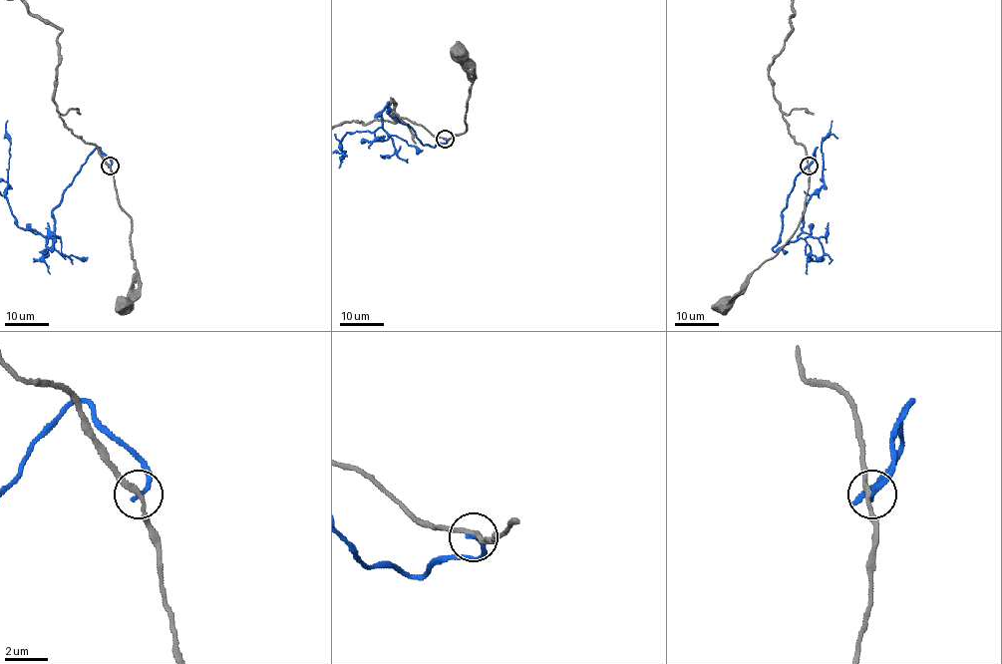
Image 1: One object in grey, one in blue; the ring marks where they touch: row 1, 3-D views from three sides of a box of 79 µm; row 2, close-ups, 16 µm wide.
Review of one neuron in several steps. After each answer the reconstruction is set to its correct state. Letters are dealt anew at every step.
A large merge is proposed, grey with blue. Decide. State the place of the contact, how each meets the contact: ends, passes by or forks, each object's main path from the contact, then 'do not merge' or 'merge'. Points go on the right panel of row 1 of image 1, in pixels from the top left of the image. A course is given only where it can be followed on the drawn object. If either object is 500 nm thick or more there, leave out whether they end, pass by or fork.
(809, 166) | grey passes by | blue ends | grey via (809, 166), (806, 208), (797, 230), (774, 256), (751, 274), (737, 296), (725, 302) | blue via (809, 166), (816, 148), (788, 196), (774, 251), (797, 239), (808, 199), (824, 183), (822, 140), (832, 121) | do not merge

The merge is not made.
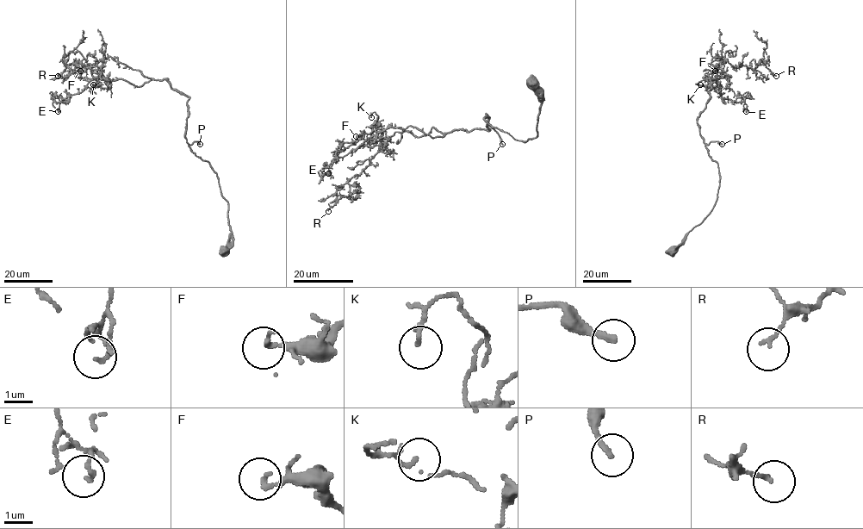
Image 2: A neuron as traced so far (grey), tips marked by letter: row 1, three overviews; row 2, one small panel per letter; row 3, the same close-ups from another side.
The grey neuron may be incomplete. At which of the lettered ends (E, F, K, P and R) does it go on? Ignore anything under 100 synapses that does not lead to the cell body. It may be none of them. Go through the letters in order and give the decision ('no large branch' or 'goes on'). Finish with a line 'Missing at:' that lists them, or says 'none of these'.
E: no large branch
F: no large branch
K: no large branch
P: goes on
R: no large branch
Missing at: P

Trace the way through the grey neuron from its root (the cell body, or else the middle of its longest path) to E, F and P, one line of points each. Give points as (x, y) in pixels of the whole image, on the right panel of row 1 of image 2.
E: (673, 249), (717, 196), (697, 122), (717, 84), (706, 80), (746, 111)
F: (673, 249), (717, 196), (718, 164), (697, 122), (715, 71)
P: (673, 249), (702, 222), (714, 205), (719, 185), (719, 167), (709, 155), (704, 145), (712, 141), (722, 144)

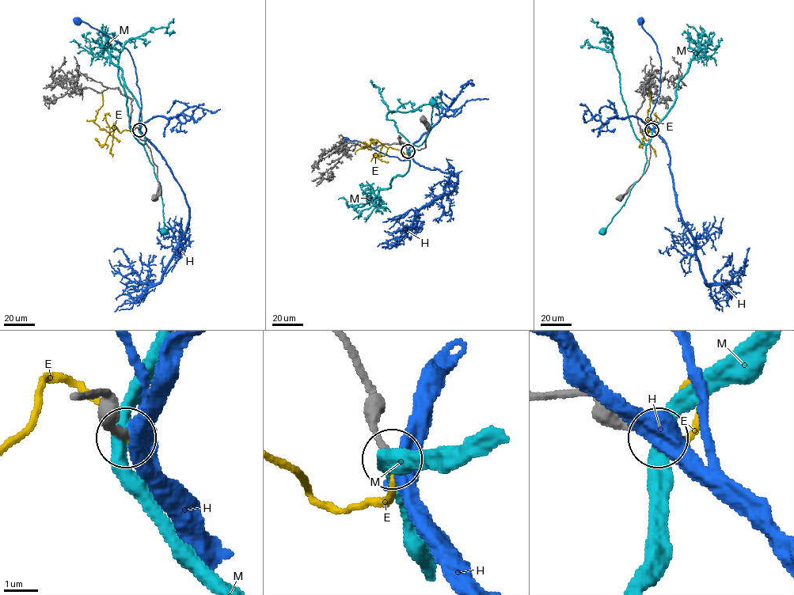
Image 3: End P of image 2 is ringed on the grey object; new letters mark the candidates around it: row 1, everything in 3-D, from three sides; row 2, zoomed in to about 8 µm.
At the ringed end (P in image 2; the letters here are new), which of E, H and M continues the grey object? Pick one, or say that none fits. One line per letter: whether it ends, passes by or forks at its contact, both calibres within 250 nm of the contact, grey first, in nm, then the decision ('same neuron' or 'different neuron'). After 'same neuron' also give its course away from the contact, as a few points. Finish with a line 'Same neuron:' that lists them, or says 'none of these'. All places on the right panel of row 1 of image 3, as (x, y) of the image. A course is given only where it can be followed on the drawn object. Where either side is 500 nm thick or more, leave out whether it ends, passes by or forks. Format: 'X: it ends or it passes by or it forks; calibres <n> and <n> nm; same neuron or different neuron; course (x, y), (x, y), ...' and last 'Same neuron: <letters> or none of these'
E: it ends; calibres 190 and 200 nm; same neuron; course (652, 130), (654, 127), (647, 132), (646, 128), (640, 132), (645, 128), (647, 122), (648, 90)
H: calibres 200 and 550 nm; different neuron
M: it passes by; calibres 200 and 400 nm; different neuron
Same neuron: E

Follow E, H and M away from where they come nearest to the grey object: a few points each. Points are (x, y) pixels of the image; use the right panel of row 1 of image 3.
E: (652, 130), (654, 127), (647, 132), (646, 128), (640, 132), (645, 128), (647, 122), (648, 90)
H: (651, 130), (654, 126), (650, 114), (659, 93), (661, 59), (655, 43), (643, 29), (640, 21)
M: (651, 130), (650, 142), (646, 145), (647, 162), (643, 175), (632, 187), (624, 204), (602, 231)

